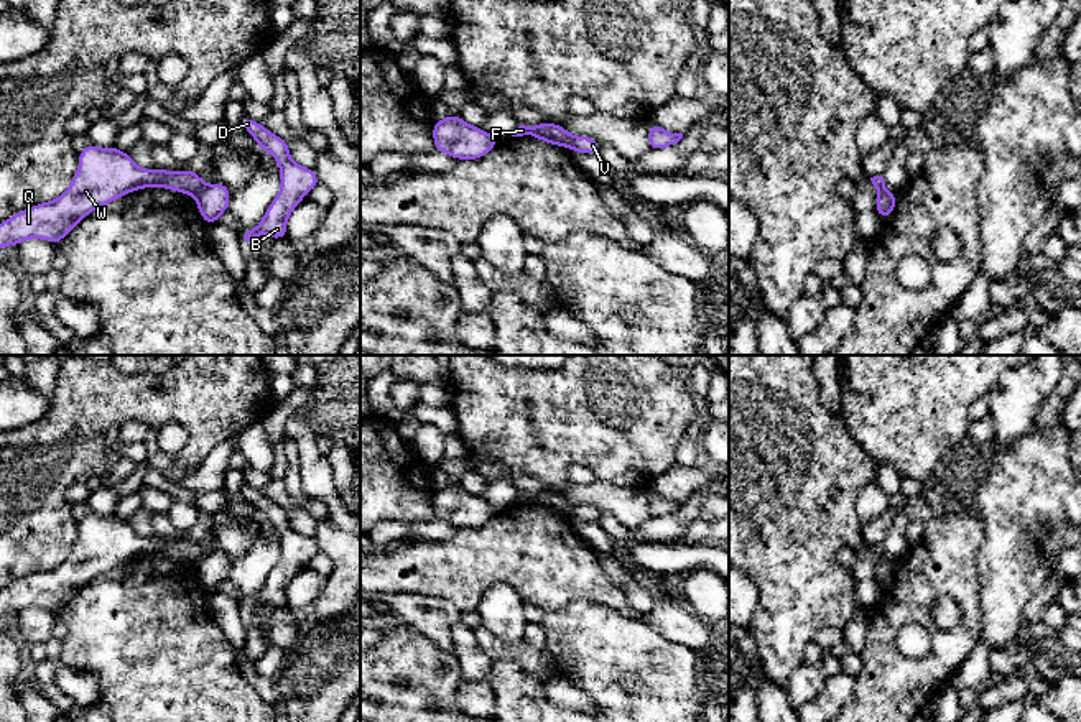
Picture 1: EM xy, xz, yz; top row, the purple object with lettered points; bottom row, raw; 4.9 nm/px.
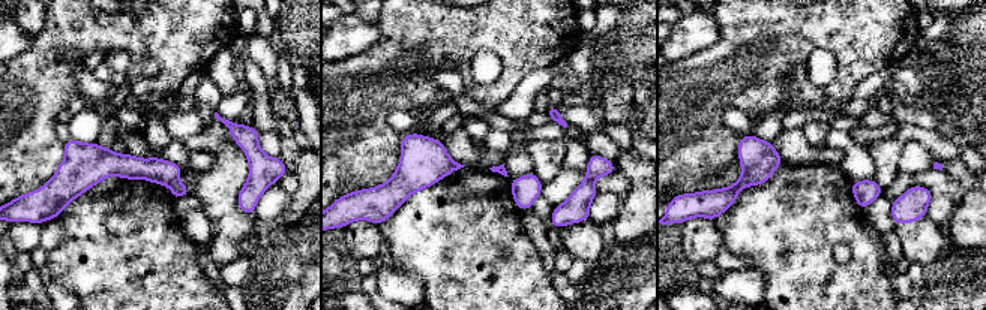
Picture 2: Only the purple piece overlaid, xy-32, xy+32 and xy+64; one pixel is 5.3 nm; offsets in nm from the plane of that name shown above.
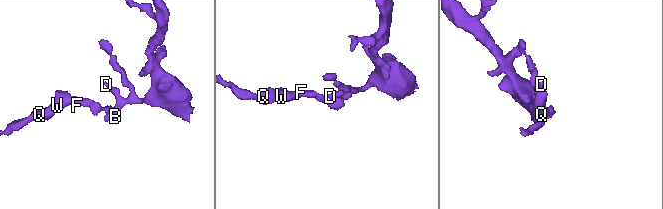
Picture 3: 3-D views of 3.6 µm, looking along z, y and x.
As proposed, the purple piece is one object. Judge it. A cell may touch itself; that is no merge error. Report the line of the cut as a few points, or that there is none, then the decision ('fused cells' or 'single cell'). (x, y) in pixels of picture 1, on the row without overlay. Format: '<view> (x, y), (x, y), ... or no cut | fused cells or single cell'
xy (206, 555), (194, 564) | fused cells

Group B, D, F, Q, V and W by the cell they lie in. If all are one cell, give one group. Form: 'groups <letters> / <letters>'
groups B D V / F Q W

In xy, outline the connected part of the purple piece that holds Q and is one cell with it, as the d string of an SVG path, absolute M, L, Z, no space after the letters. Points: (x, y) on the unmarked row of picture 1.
M89 511L79 520L79 538L63 564L0 590L0 617L28 607L58 613L94 577L132 559L156 554L194 566L206 556L199 541L143 538L117 515L99 516Z

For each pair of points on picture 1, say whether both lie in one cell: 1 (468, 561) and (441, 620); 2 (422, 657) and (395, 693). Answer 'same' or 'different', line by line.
1: different
2: same

